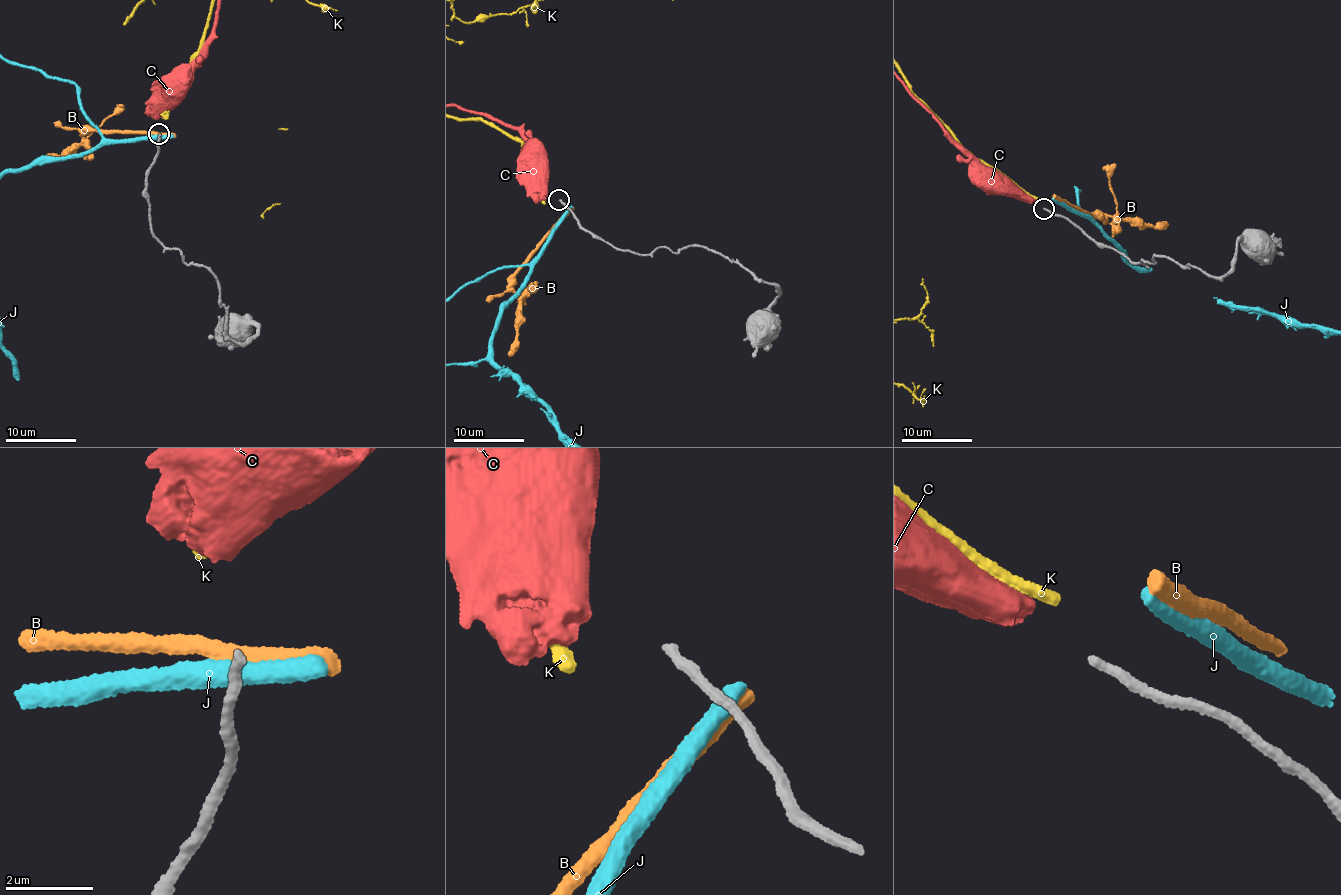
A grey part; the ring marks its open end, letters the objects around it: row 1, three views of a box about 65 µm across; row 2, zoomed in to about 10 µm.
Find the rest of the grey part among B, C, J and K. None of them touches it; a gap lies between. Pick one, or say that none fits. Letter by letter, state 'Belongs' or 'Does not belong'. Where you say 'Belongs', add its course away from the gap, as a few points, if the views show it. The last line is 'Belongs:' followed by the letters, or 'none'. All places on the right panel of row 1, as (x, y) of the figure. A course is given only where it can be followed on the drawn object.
B: Does not belong
C: Does not belong
J: Does not belong
K: Does not belong
Belongs: none

